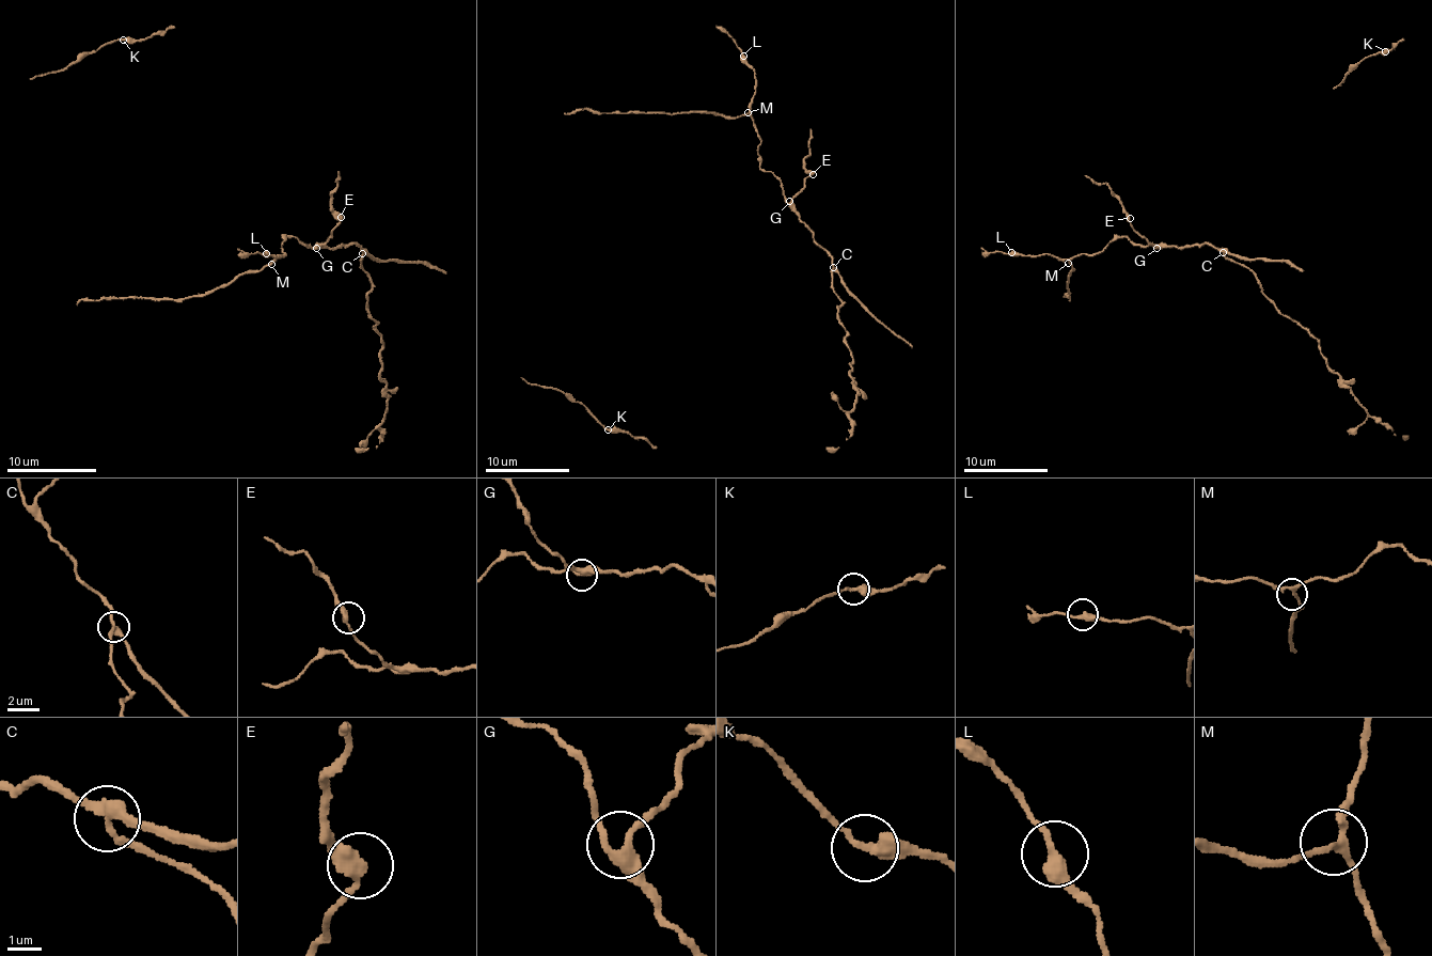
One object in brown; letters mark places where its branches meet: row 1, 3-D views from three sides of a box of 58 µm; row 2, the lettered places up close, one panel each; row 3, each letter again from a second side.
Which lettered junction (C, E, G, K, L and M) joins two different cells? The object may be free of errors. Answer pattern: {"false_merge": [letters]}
{"false_merge": ["C"]}

